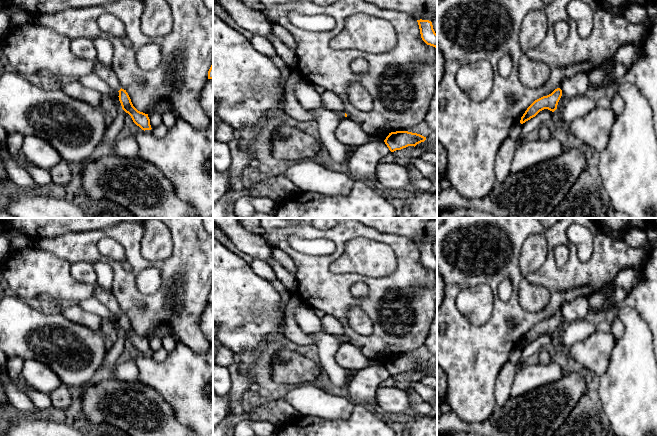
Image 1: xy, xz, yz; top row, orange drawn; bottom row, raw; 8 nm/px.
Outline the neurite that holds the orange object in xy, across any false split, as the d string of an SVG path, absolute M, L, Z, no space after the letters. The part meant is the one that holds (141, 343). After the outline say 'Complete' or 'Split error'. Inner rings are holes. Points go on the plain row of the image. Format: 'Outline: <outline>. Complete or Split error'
Outline: M77 262L71 264L72 276L80 281L92 285L94 288L94 297L104 304L112 313L119 316L119 325L122 333L128 337L133 346L142 354L151 354L148 338L138 335L132 328L126 314L121 312L120 306L111 292L111 289L101 287L97 282L97 277L92 264L87 262Z. Split error

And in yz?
Outline: M560 312L555 313L551 318L535 324L521 341L520 347L523 348L535 341L540 335L548 333L554 336L557 333L558 326L562 320Z. Complete

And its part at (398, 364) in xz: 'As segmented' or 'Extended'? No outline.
As segmented

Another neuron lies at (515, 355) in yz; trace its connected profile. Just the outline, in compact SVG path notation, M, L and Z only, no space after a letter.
M516 346L510 356L509 356L509 361L511 363L513 363L514 365L516 365L518 363L518 361L520 360L521 358L521 352L522 352L522 348L520 346Z

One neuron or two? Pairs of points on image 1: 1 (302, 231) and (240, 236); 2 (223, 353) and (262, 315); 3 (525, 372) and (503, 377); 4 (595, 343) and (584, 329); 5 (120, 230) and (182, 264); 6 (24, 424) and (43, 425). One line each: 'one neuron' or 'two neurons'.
1: two neurons
2: two neurons
3: two neurons
4: two neurons
5: one neuron
6: one neuron

